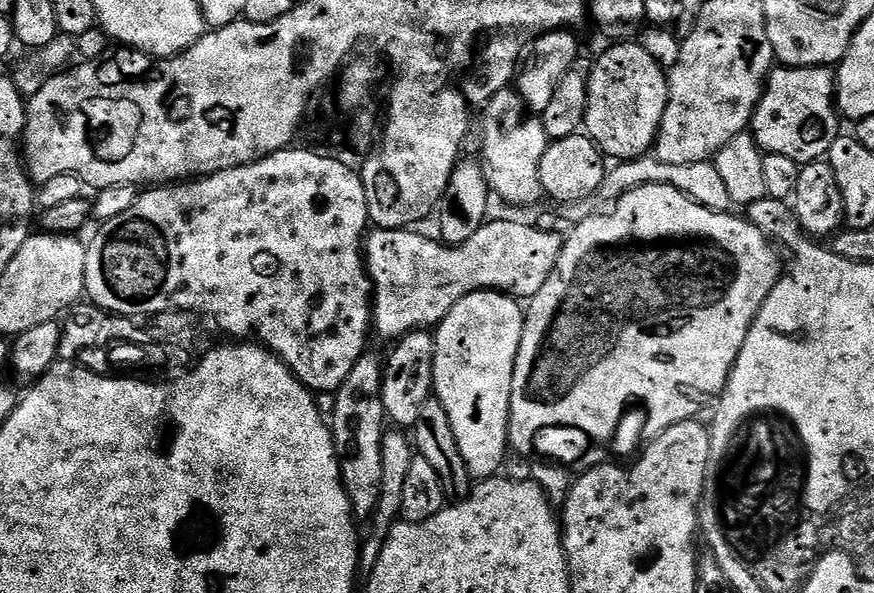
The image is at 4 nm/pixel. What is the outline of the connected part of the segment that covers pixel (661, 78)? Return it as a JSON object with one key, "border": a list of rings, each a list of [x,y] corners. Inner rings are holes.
{"border":[[[616,42],[600,57],[595,57],[592,74],[588,78],[588,113],[584,116],[584,128],[588,137],[596,143],[605,157],[613,161],[637,160],[653,151],[656,136],[660,133],[662,118],[668,105],[669,73],[638,42]]]}

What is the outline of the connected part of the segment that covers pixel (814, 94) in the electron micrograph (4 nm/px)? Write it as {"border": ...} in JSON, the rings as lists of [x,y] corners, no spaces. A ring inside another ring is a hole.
{"border":[[[787,66],[773,67],[768,75],[768,83],[764,85],[764,97],[752,115],[750,134],[756,140],[761,152],[767,154],[786,154],[786,158],[794,158],[801,166],[823,160],[827,157],[830,146],[842,135],[840,116],[836,113],[836,80],[832,77],[833,69],[822,68],[789,68]]]}

